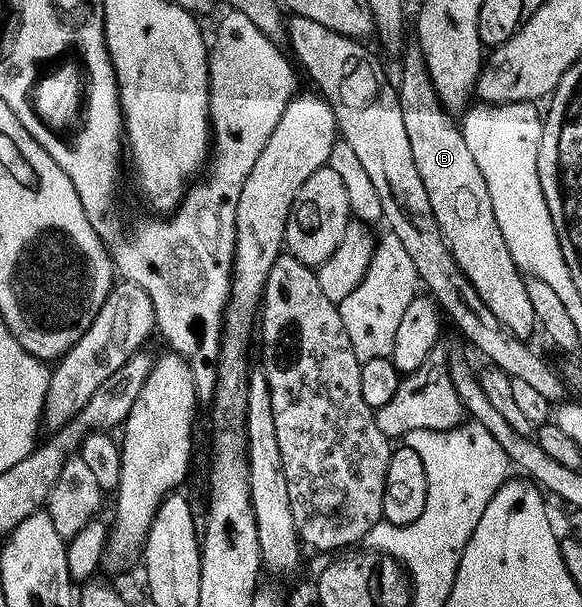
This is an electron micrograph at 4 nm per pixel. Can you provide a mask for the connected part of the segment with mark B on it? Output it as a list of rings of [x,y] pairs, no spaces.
[[[411,43],[401,54],[403,60],[403,78],[397,81],[397,92],[401,103],[401,120],[405,123],[405,132],[409,134],[409,147],[413,151],[413,163],[417,163],[417,175],[421,175],[421,183],[425,183],[425,191],[429,195],[429,207],[433,207],[433,215],[441,227],[441,235],[461,271],[473,283],[477,295],[497,315],[499,324],[508,329],[514,337],[530,338],[530,333],[537,329],[533,315],[533,303],[529,303],[529,291],[525,291],[525,277],[519,272],[519,266],[513,263],[513,255],[509,255],[509,247],[505,243],[505,235],[501,235],[501,227],[497,227],[497,215],[493,215],[493,199],[489,199],[489,187],[485,187],[485,175],[481,175],[481,167],[477,167],[477,159],[473,159],[473,151],[469,151],[469,143],[465,143],[462,128],[444,109],[439,101],[437,91],[429,79],[427,64],[423,58],[421,47]]]

